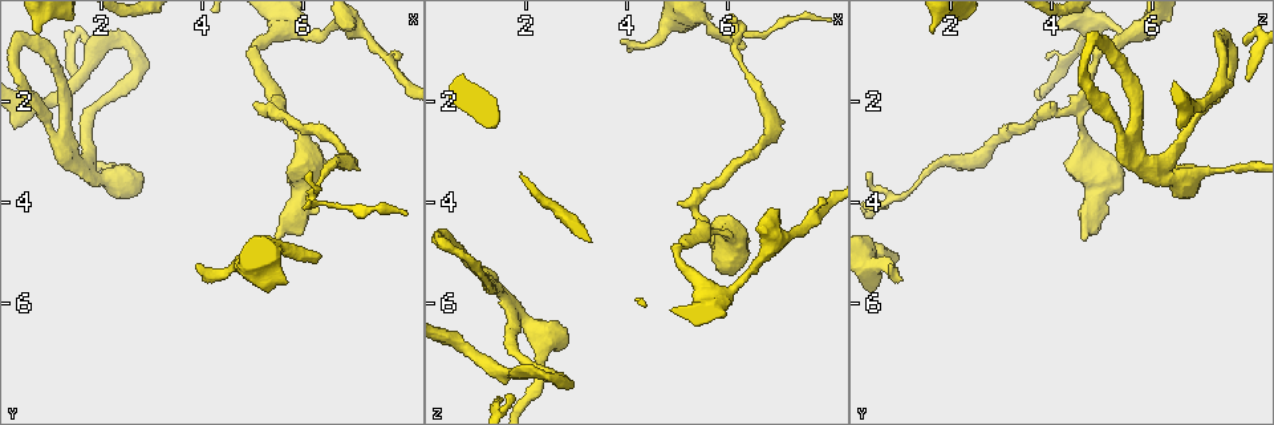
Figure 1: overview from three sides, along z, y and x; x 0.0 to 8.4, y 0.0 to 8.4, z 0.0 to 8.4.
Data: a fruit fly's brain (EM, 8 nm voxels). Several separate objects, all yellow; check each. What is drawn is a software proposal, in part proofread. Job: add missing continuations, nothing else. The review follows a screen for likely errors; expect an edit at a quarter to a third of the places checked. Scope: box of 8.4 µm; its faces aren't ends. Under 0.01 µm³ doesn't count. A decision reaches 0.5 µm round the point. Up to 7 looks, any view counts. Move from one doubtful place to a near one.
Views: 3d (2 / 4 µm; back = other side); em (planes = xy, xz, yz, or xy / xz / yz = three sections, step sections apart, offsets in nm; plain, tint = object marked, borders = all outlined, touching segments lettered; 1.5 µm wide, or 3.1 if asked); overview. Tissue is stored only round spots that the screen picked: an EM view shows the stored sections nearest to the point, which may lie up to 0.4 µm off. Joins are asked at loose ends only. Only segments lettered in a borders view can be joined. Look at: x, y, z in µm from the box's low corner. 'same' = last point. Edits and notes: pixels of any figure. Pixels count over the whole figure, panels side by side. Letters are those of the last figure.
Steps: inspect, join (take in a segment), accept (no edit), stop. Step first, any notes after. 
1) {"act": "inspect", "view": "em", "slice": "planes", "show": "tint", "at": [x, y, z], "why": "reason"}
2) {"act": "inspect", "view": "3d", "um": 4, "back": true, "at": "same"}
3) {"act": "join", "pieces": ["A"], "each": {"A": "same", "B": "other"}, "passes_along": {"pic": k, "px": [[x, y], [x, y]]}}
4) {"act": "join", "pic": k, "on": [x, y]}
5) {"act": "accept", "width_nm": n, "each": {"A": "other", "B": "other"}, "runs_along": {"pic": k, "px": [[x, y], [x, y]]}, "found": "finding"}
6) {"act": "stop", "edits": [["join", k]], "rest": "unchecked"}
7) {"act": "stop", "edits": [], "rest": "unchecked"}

{"act": "inspect", "view": "em", "slice": "planes", "show": "borders", "at": [0.70, 0.65, 1.60], "why": "an open end"}

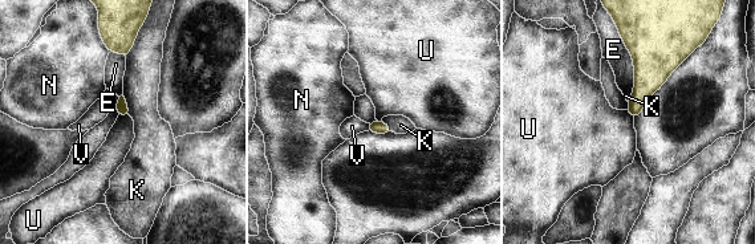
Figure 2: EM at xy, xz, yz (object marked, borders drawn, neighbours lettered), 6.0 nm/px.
{"act": "accept", "each": {"E": "other", "K": "other", "N": "other", "U": "other", "V": "other"}, "border": {"pic": 2, "px": [[118, 114], [129, 117]]}, "found": "no lettered segment goes on from it"}

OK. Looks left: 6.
{"act": "inspect", "view": "3d", "um": 2, "at": [1.15, 3.20, 5.35], "why": "three-way junction"}

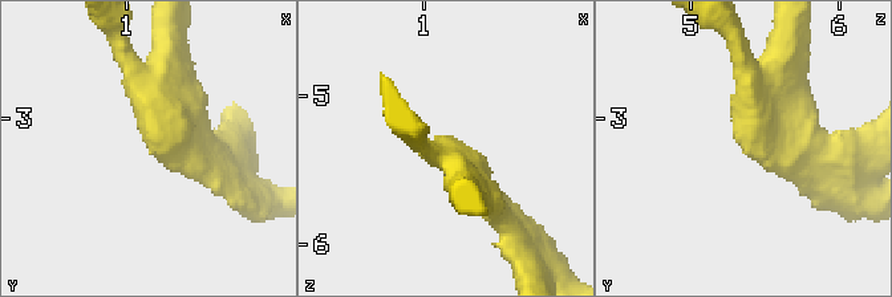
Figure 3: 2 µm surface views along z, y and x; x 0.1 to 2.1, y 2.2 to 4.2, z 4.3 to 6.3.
{"act": "inspect", "view": "em", "slice": "xz", "step": 8, "show": "tint", "at": [1.14, 3.20, 5.42], "why": "now the EM"}

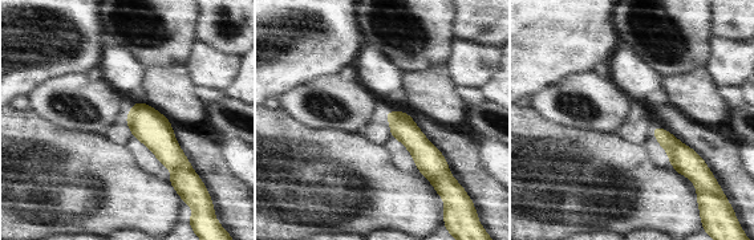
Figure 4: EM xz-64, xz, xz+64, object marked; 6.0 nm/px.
{"act": "inspect", "view": "em", "slice": "xz", "step": 8, "show": "borders", "at": "same"}

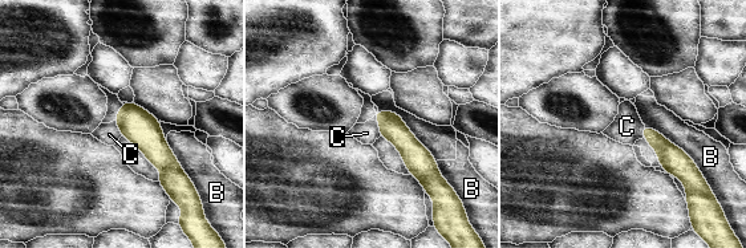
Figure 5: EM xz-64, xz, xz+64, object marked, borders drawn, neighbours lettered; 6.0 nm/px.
{"act": "accept", "each": {"B": "other", "C": "other"}, "border": {"pic": 5, "px": [[373, 116], [377, 120], [381, 135]]}, "found": "none of them fits"}

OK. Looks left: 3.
{"act": "inspect", "view": "em", "slice": "xy", "step": 4, "show": "borders", "at": [3.90, 5.30, 0.85], "why": "branch stops here"}

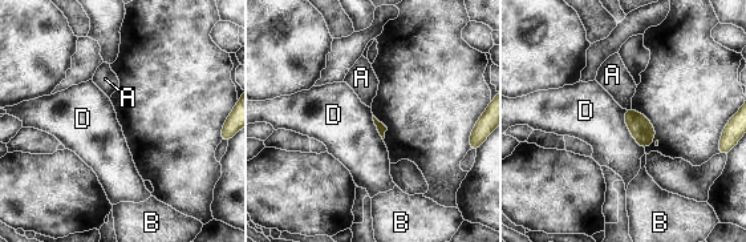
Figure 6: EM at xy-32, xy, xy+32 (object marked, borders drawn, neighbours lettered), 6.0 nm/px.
{"act": "inspect", "view": "em", "slice": "planes", "show": "borders", "at": "same"}

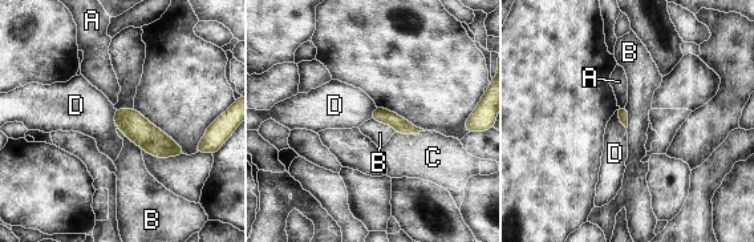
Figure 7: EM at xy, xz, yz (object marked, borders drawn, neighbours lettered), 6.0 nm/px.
{"act": "join", "pieces": ["C"], "each": {"A": "other", "B": "other", "C": "same", "D": "other"}, "passes_along": {"pic": 7, "px": [[401, 125], [416, 134], [433, 157]]}, "found": "the neuron continues"}

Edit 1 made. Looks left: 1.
{"act": "stop", "edits": [["join", 7]], "rest": "unchecked"}

